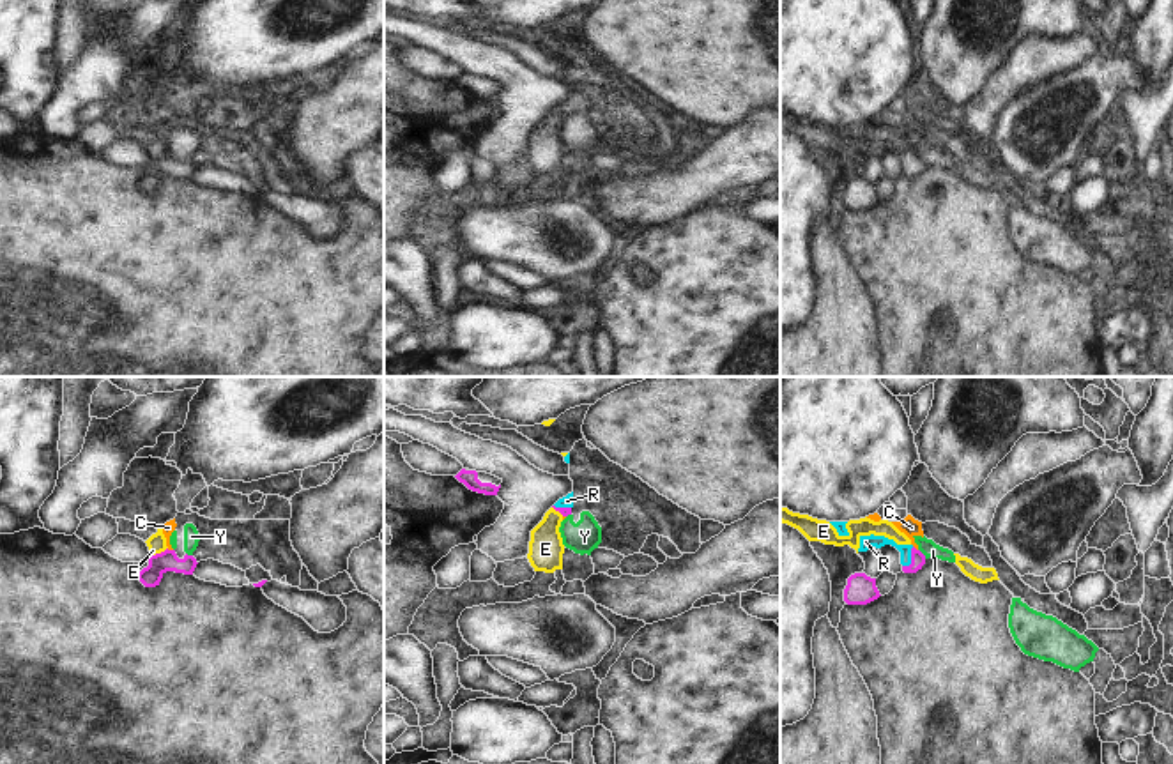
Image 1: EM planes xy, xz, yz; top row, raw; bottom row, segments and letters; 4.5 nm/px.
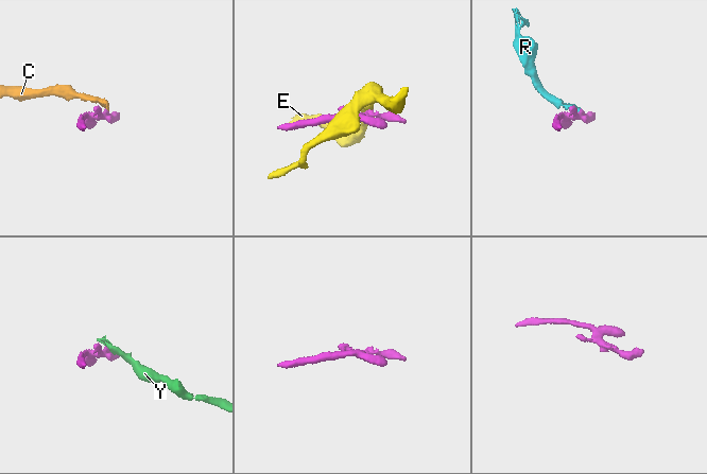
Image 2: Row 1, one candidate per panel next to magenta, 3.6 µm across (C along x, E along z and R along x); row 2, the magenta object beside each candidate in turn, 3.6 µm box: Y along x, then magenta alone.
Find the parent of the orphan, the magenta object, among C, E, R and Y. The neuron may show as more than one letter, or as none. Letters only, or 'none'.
R

